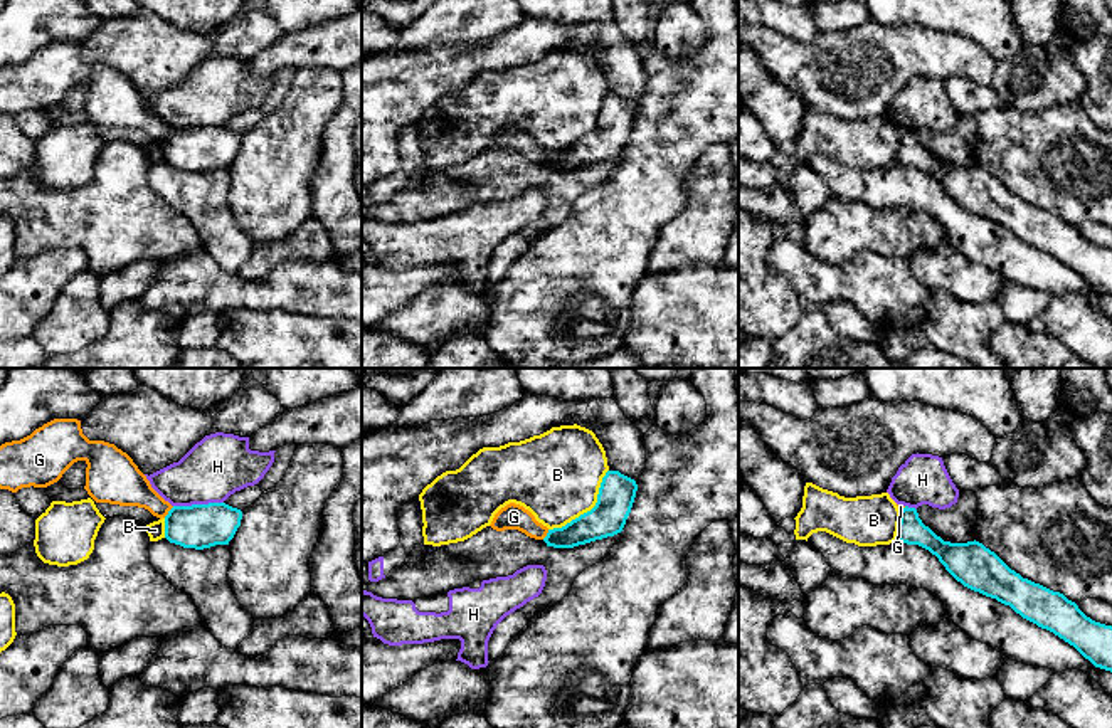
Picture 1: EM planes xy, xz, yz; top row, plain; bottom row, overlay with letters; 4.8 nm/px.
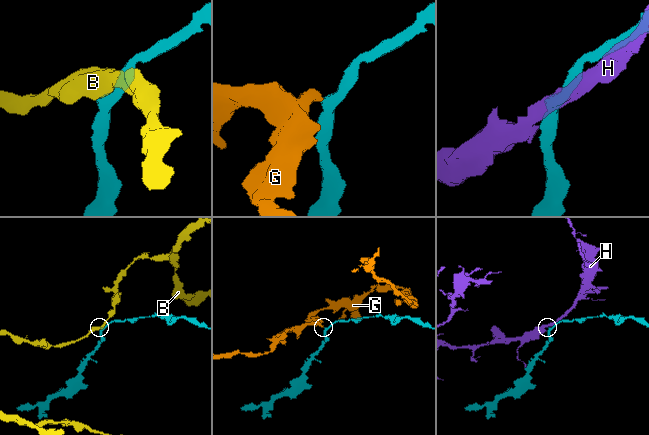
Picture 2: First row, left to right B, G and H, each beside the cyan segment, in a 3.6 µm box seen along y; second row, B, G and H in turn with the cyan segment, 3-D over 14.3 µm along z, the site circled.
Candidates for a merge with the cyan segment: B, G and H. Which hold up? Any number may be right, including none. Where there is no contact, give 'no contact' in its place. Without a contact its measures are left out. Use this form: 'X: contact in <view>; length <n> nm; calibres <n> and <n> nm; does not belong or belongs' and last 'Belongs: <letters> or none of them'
B: contact in xz; length 400 nm; calibres 180 and 420 nm; does not belong
G: contact in xy; length 80 nm; calibres 220 and 200 nm; does not belong
H: contact in xy; length 240 nm; calibres 220 and 300 nm; does not belong
Belongs: none of them

